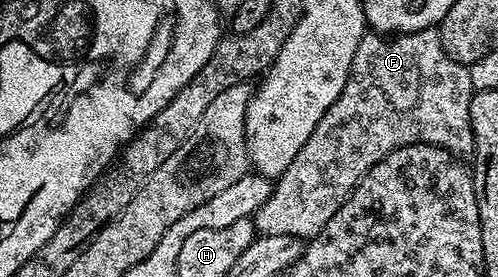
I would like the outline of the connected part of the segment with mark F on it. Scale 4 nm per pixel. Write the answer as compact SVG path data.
M438 28L422 29L416 33L401 33L398 35L364 36L363 41L357 47L357 55L353 55L349 79L345 83L341 95L337 95L337 103L333 103L333 107L329 107L329 111L325 111L325 115L321 115L321 123L317 123L317 127L313 127L313 135L309 135L305 147L301 147L301 151L297 151L293 163L289 163L287 170L274 182L269 199L265 199L265 203L261 203L261 207L255 212L253 220L256 230L262 235L293 235L304 239L316 237L327 226L329 219L333 219L333 215L337 215L337 211L349 199L349 195L355 190L361 178L378 161L385 159L385 155L392 153L394 149L400 149L406 145L436 145L456 155L474 154L475 140L473 139L473 127L469 119L469 103L471 102L472 92L470 68L460 63L460 61L454 61L443 50Z

